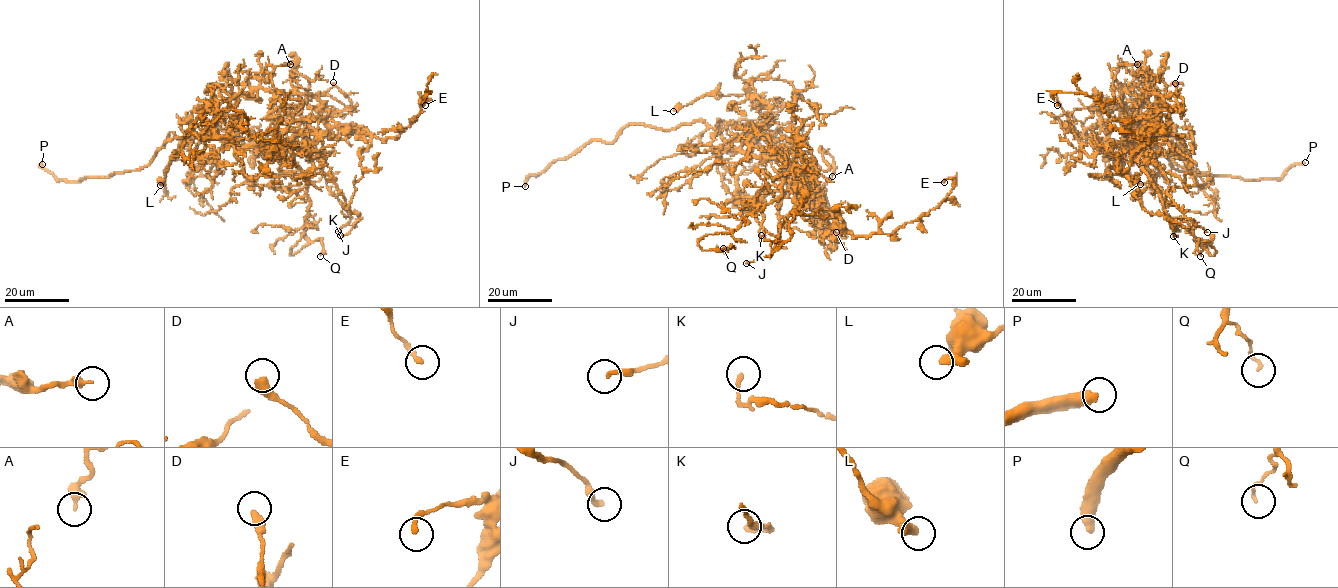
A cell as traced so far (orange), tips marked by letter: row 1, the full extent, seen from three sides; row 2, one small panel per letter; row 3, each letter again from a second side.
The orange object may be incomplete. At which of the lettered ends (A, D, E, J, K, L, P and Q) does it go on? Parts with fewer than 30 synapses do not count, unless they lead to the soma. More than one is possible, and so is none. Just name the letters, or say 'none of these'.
P

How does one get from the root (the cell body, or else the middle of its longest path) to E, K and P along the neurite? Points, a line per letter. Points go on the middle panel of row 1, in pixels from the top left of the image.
E: (755, 154), (795, 163), (828, 225), (855, 237), (891, 233), (925, 215), (952, 189), (952, 178), (944, 182)
K: (755, 154), (790, 160), (782, 185), (773, 181), (796, 173), (805, 189), (789, 239), (761, 235)
P: (755, 154), (731, 148), (699, 121), (673, 129), (629, 123), (612, 142), (588, 141), (553, 160), (525, 186)

